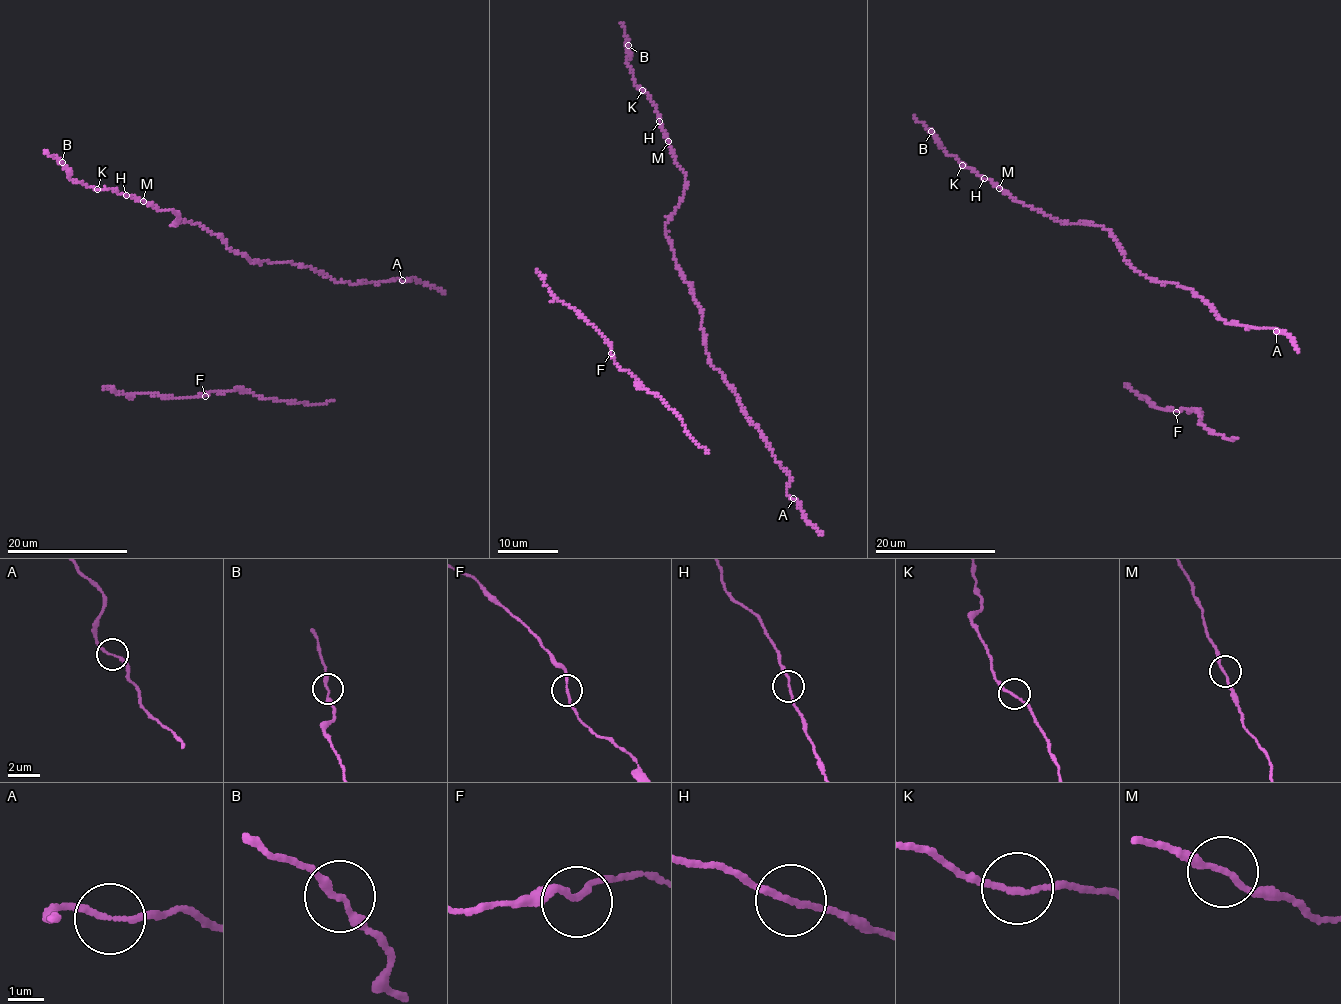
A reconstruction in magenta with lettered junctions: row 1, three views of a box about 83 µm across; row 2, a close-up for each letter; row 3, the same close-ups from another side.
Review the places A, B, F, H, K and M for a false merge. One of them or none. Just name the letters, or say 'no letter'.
no letter

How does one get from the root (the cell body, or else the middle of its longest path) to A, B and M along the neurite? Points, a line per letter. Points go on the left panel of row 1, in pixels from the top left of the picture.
A: (300, 265), (337, 282), (378, 282), (396, 278), (402, 281)
B: (300, 265), (253, 263), (199, 224), (183, 220), (174, 225), (178, 217), (172, 210), (76, 182), (61, 163)
M: (300, 265), (253, 263), (199, 224), (183, 220), (174, 225), (178, 220), (178, 213), (143, 201)

